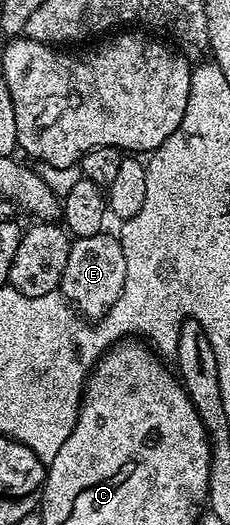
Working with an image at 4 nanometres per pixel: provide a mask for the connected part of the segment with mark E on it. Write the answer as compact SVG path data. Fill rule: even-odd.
M104 230L89 238L72 239L69 262L65 262L65 274L61 291L68 304L87 318L104 316L117 302L125 286L125 250L121 250L118 235Z

